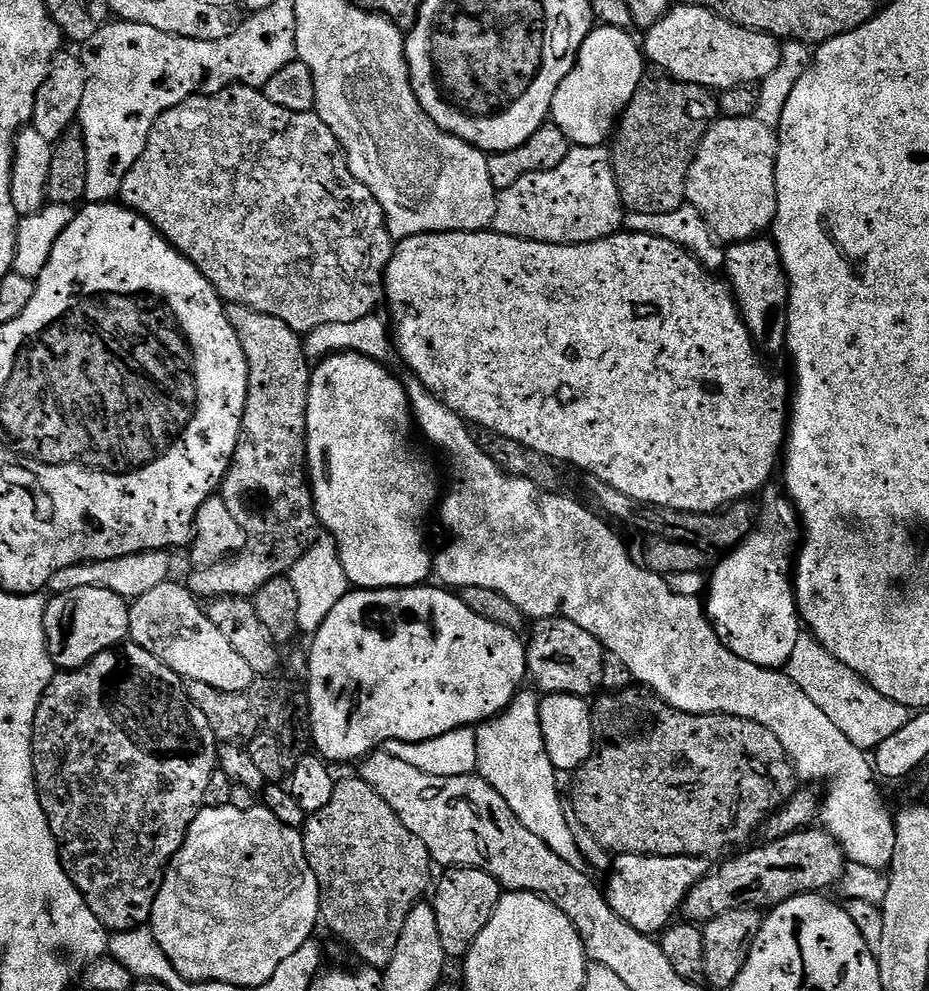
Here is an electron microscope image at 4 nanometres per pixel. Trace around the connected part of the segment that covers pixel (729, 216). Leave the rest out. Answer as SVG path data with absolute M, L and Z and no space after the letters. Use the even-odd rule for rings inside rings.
M755 118L717 119L702 138L686 178L686 200L725 245L763 237L776 223L779 145L777 129Z

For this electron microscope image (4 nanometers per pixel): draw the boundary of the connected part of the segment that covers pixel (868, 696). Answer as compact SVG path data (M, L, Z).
M801 634L798 638L798 646L794 646L794 654L788 659L786 671L794 686L798 686L798 690L802 690L802 694L806 694L806 698L810 698L810 702L814 702L814 706L818 706L818 710L822 710L822 714L826 714L826 718L830 718L830 722L834 722L834 726L838 726L838 730L842 730L842 734L846 734L846 738L850 738L850 742L854 742L854 746L859 748L875 749L877 744L886 742L886 738L898 734L898 730L902 730L902 726L906 726L910 718L910 709L898 702L890 702L886 694L878 694L874 686L854 674L850 666L838 662L838 658L834 658L834 654L830 654L826 646L818 643L811 634Z

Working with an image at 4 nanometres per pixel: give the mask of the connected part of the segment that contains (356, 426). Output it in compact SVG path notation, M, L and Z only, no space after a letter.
M334 352L334 353L332 353L332 355L331 355L331 356L326 356L326 357L324 357L324 359L323 359L323 360L321 360L321 361L319 361L319 363L317 363L317 364L316 364L316 365L315 365L315 367L313 367L313 368L312 368L312 381L311 381L311 382L310 382L310 386L309 386L309 387L308 387L308 409L307 409L307 410L306 410L306 430L307 430L307 431L308 431L308 474L309 474L309 477L310 477L310 483L311 483L311 486L312 486L312 501L313 501L313 502L315 502L315 503L316 503L316 516L317 516L317 518L318 518L318 519L320 519L320 522L321 522L321 525L323 525L323 527L324 527L324 528L325 528L325 529L327 529L327 528L329 528L329 530L330 530L330 531L332 531L332 532L329 532L329 533L330 533L330 536L331 536L331 539L333 539L333 540L335 540L335 541L336 541L336 549L337 549L337 550L338 550L338 551L339 551L339 552L340 552L340 557L341 557L341 558L342 558L342 570L346 570L346 578L347 578L347 579L348 579L348 583L349 583L349 585L351 585L351 587L352 587L352 588L353 588L353 589L356 589L356 590L371 590L371 589L374 589L374 588L415 588L415 587L417 587L417 586L420 586L420 585L423 585L423 584L424 584L424 583L425 583L425 581L427 581L427 580L424 580L424 579L426 579L426 578L427 578L427 576L429 576L429 577L431 577L431 576L432 576L432 575L433 575L433 572L434 572L434 552L433 552L433 549L431 549L431 550L430 550L430 549L428 549L428 540L427 540L427 538L426 538L426 537L424 537L424 519L426 519L426 518L427 518L427 516L428 516L428 511L430 511L430 510L431 510L431 508L432 508L432 507L433 507L433 508L432 508L432 511L433 511L433 509L435 509L435 508L436 508L436 507L437 507L437 504L438 504L438 496L437 496L437 500L436 500L436 472L435 472L435 470L434 470L434 469L432 469L432 468L431 468L431 466L430 466L430 465L428 465L428 464L427 464L427 462L426 462L426 461L424 461L424 456L423 456L423 454L422 454L422 453L420 453L420 452L415 452L415 450L414 450L414 449L412 449L412 448L411 448L411 446L410 446L410 445L408 445L408 443L410 443L410 442L411 442L411 440L412 440L412 436L411 436L411 432L414 432L414 417L413 417L413 415L412 415L412 406L411 406L411 404L409 404L409 403L408 403L408 390L407 390L407 387L405 387L405 385L404 385L404 384L403 384L403 383L401 383L401 384L399 384L399 382L398 382L398 381L396 381L396 380L395 380L395 378L394 378L394 377L392 377L392 376L391 376L391 374L390 374L390 373L388 373L388 372L387 372L387 370L386 370L386 369L384 369L384 367L385 367L385 365L384 365L384 364L383 364L383 363L381 363L381 361L379 361L379 360L372 360L372 359L370 359L370 357L369 357L369 356L363 356L363 355L362 355L362 354L358 354L358 353L357 353L357 352Z

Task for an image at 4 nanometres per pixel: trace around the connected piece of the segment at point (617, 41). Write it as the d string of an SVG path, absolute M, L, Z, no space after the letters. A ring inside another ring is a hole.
M601 24L593 27L579 48L579 54L570 74L562 80L562 85L554 96L550 113L551 121L566 134L569 143L575 147L597 148L607 143L625 107L646 75L646 58L641 45L630 35L632 34L623 28L606 27Z

